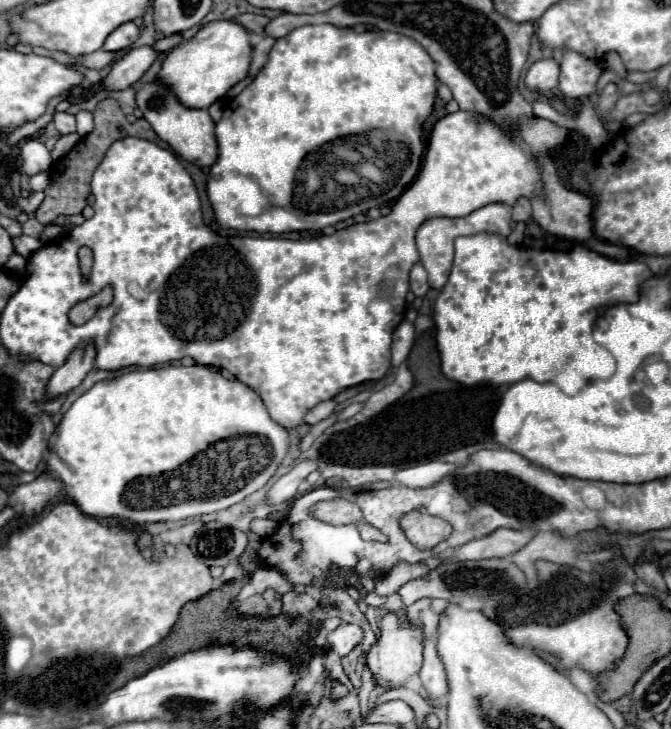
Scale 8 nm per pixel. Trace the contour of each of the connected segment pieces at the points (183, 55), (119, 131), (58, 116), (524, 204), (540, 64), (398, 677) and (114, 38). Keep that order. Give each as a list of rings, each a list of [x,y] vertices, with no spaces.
[[[214,20],[208,22],[198,34],[168,52],[158,80],[168,84],[178,100],[188,108],[208,108],[220,100],[234,84],[248,76],[252,62],[250,32],[236,20]]]
[[[106,98],[102,100],[98,106],[96,106],[96,112],[94,112],[94,130],[84,136],[74,148],[72,152],[54,162],[52,168],[50,168],[50,174],[52,174],[52,184],[44,190],[46,198],[44,202],[40,204],[40,208],[36,210],[36,218],[42,222],[42,224],[52,224],[56,220],[56,216],[60,214],[80,214],[86,206],[88,206],[88,196],[90,196],[90,182],[92,182],[92,172],[98,168],[100,160],[104,158],[104,152],[108,152],[108,148],[116,142],[116,140],[122,140],[126,136],[136,136],[136,138],[144,138],[144,140],[150,140],[162,148],[166,148],[166,144],[156,136],[156,132],[150,128],[150,124],[140,118],[136,120],[134,124],[130,124],[124,116],[124,112],[120,110],[120,106],[116,104],[116,100],[112,98]]]
[[[56,112],[54,114],[54,124],[60,134],[72,134],[76,132],[76,118],[68,112]]]
[[[518,198],[516,204],[512,206],[512,220],[514,222],[522,222],[522,220],[528,220],[528,204],[530,200],[528,198]]]
[[[546,58],[538,60],[530,66],[526,74],[526,88],[544,94],[558,86],[558,74],[560,74],[560,66],[554,60],[546,60]]]
[[[394,612],[384,616],[382,638],[368,652],[368,668],[372,674],[376,674],[376,680],[384,690],[402,688],[412,674],[420,672],[420,668],[422,668],[422,640],[424,640],[424,634],[422,634],[420,626],[416,626],[416,628],[402,626],[402,618],[396,616]]]
[[[126,22],[122,26],[118,26],[104,42],[104,50],[122,50],[122,48],[130,48],[140,36],[140,30],[134,22]]]

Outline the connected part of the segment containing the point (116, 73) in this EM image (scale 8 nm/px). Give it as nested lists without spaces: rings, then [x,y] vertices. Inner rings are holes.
[[[150,46],[132,48],[122,60],[112,64],[112,70],[102,80],[102,86],[106,90],[126,90],[126,88],[130,88],[152,66],[156,56],[158,54]]]

